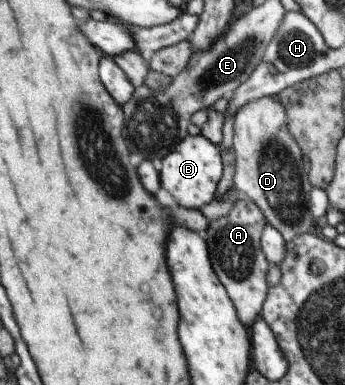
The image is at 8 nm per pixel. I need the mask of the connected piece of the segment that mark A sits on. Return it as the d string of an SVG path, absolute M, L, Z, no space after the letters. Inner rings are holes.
M240 195L227 212L227 216L210 222L209 228L203 232L216 275L231 295L241 324L249 329L260 317L268 293L267 272L270 264L261 248L261 234L267 225L267 220L257 204L251 198Z

